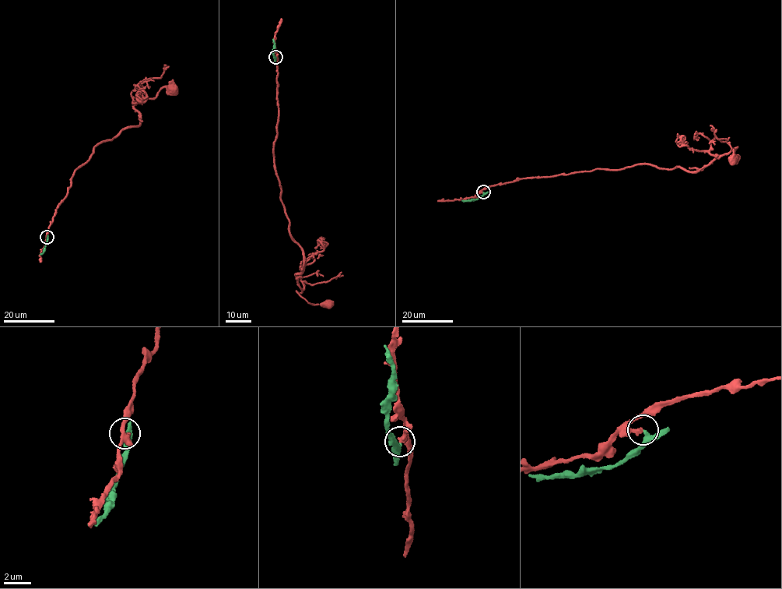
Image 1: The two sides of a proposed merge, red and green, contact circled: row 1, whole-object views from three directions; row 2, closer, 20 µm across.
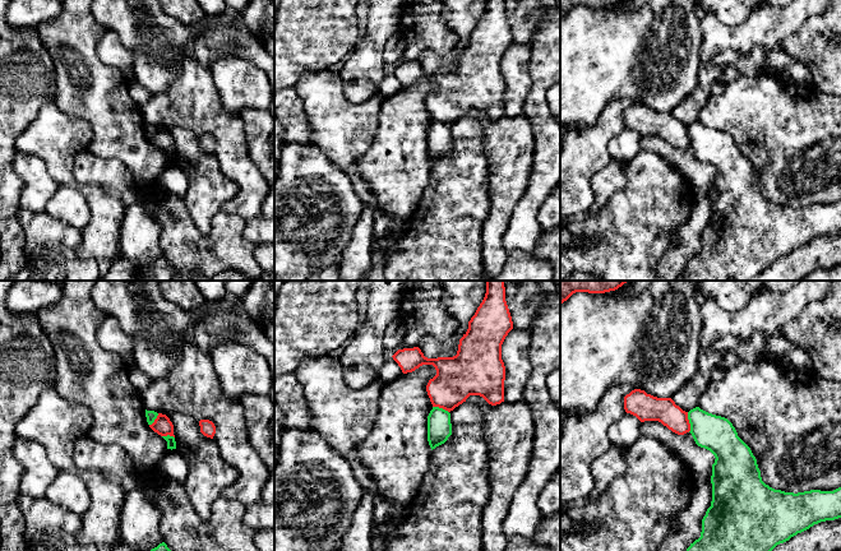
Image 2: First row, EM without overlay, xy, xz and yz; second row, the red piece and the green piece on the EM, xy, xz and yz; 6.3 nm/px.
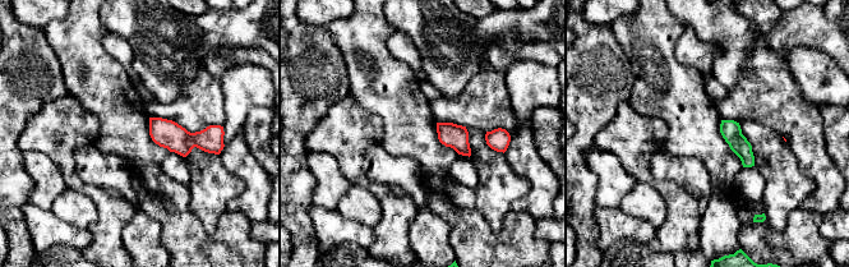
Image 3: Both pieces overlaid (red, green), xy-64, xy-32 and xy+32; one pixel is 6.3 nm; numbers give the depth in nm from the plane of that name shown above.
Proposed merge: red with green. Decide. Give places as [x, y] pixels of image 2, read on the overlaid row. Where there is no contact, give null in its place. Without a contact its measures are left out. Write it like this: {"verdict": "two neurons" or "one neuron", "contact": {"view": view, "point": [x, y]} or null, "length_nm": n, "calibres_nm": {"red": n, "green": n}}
{"verdict": "two neurons", "contact": {"view": "yz", "point": [688, 422]}, "length_nm": 130, "calibres_nm": {"red": 160, "green": 220}}

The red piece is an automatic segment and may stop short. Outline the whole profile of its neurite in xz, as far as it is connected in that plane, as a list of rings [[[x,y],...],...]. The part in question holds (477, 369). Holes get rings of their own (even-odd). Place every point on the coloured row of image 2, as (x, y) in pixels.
[[[486,281],[485,297],[468,321],[456,356],[428,358],[413,347],[398,349],[392,357],[403,374],[422,365],[435,367],[436,375],[426,385],[433,407],[450,412],[470,395],[480,395],[496,406],[504,402],[502,344],[512,329],[504,281]]]

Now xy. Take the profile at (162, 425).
[[[158,413],[157,418],[149,427],[161,436],[174,436],[174,425],[166,415]]]

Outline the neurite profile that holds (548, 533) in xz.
[[[560,510],[550,515],[542,515],[535,540],[546,545],[551,551],[560,551]]]

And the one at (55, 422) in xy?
[[[52,386],[41,393],[37,403],[18,422],[17,436],[41,444],[45,448],[48,459],[59,468],[59,471],[78,476],[87,486],[91,495],[91,505],[80,517],[82,528],[74,534],[77,541],[84,545],[108,545],[114,548],[121,542],[119,534],[119,518],[126,494],[116,481],[108,480],[92,469],[79,469],[73,459],[73,449],[77,439],[89,431],[92,422],[92,413],[87,406],[63,398]]]

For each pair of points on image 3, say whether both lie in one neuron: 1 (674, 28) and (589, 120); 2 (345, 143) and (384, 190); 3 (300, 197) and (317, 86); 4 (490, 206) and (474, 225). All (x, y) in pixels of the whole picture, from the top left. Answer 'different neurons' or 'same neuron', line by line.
1: different neurons
2: same neuron
3: same neuron
4: different neurons

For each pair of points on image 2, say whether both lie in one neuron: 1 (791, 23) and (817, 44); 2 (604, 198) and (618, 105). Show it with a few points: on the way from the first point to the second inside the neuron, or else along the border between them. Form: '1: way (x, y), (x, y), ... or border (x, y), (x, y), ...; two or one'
1: border (823, 13), (811, 15), (782, 40), (780, 49); two
2: border (613, 160), (594, 175), (591, 180), (592, 189); two

